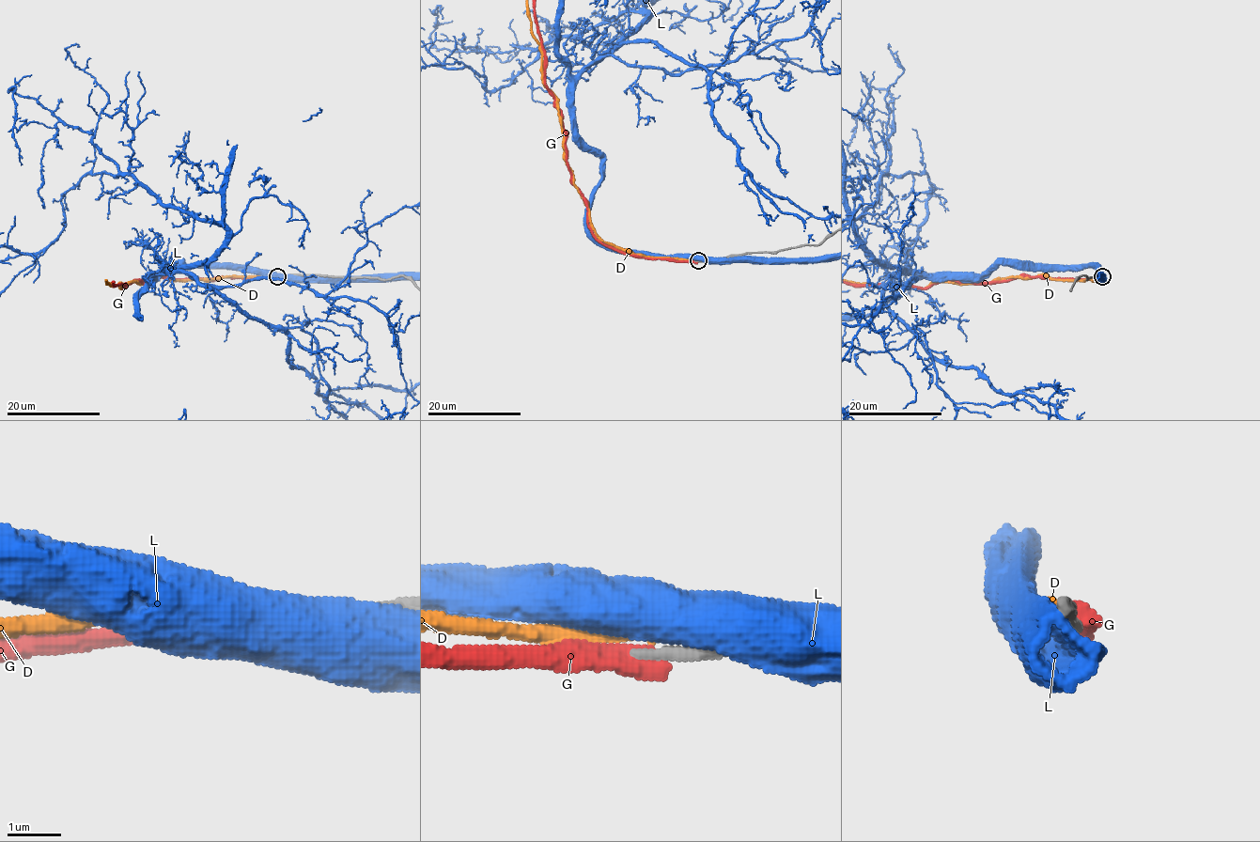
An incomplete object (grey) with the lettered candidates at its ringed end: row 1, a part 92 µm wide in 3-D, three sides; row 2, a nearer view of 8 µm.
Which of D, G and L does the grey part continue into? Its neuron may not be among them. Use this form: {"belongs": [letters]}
{"belongs": []}

